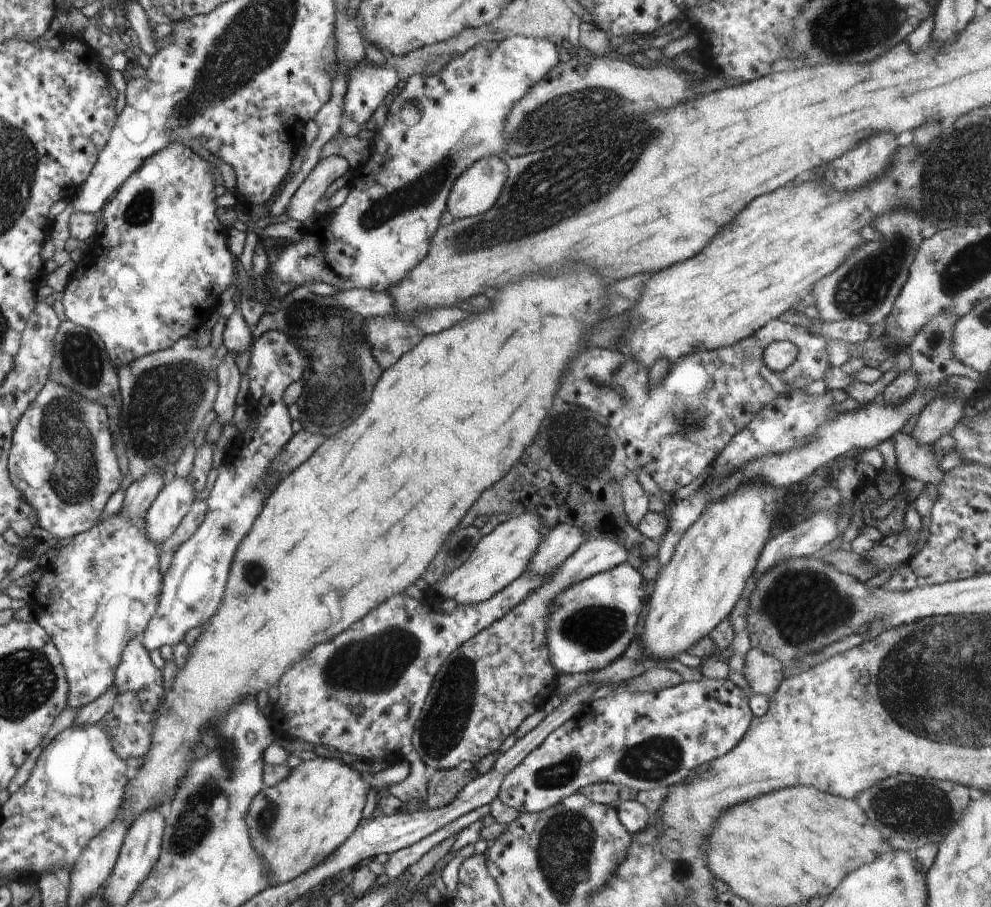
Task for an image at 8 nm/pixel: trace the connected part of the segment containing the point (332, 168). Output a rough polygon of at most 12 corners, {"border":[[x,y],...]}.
{"border":[[320,159],[285,211],[304,223],[316,203],[342,183],[348,162]]}

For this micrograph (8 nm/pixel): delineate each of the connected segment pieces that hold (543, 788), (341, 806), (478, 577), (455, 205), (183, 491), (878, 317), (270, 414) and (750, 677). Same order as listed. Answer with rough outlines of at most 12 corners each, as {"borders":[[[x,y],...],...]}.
{"borders":[[[730,680],[611,692],[504,778],[538,813],[587,785],[650,791],[739,744]],[[314,758],[260,790],[245,817],[271,885],[330,857],[370,786]],[[522,513],[434,588],[485,602],[528,569],[548,527]],[[504,158],[480,160],[447,201],[455,219],[485,214],[506,180]],[[174,476],[145,513],[160,549],[195,501],[188,478]],[[899,209],[811,292],[826,323],[890,315],[923,242]],[[287,335],[254,339],[249,430],[219,462],[204,522],[176,550],[148,653],[204,628],[292,439],[304,375]],[[752,648],[743,675],[754,695],[770,698],[784,664]]]}

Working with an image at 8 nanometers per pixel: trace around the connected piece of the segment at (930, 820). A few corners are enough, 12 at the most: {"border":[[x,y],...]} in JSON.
{"border":[[908,773],[854,800],[892,850],[940,843],[971,802]]}

